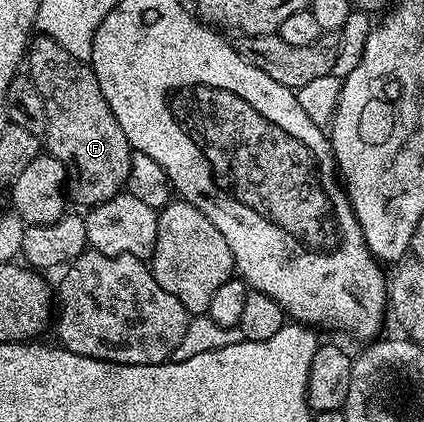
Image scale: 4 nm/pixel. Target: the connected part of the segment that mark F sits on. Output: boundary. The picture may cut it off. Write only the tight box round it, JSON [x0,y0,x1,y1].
[28,34,132,209]

